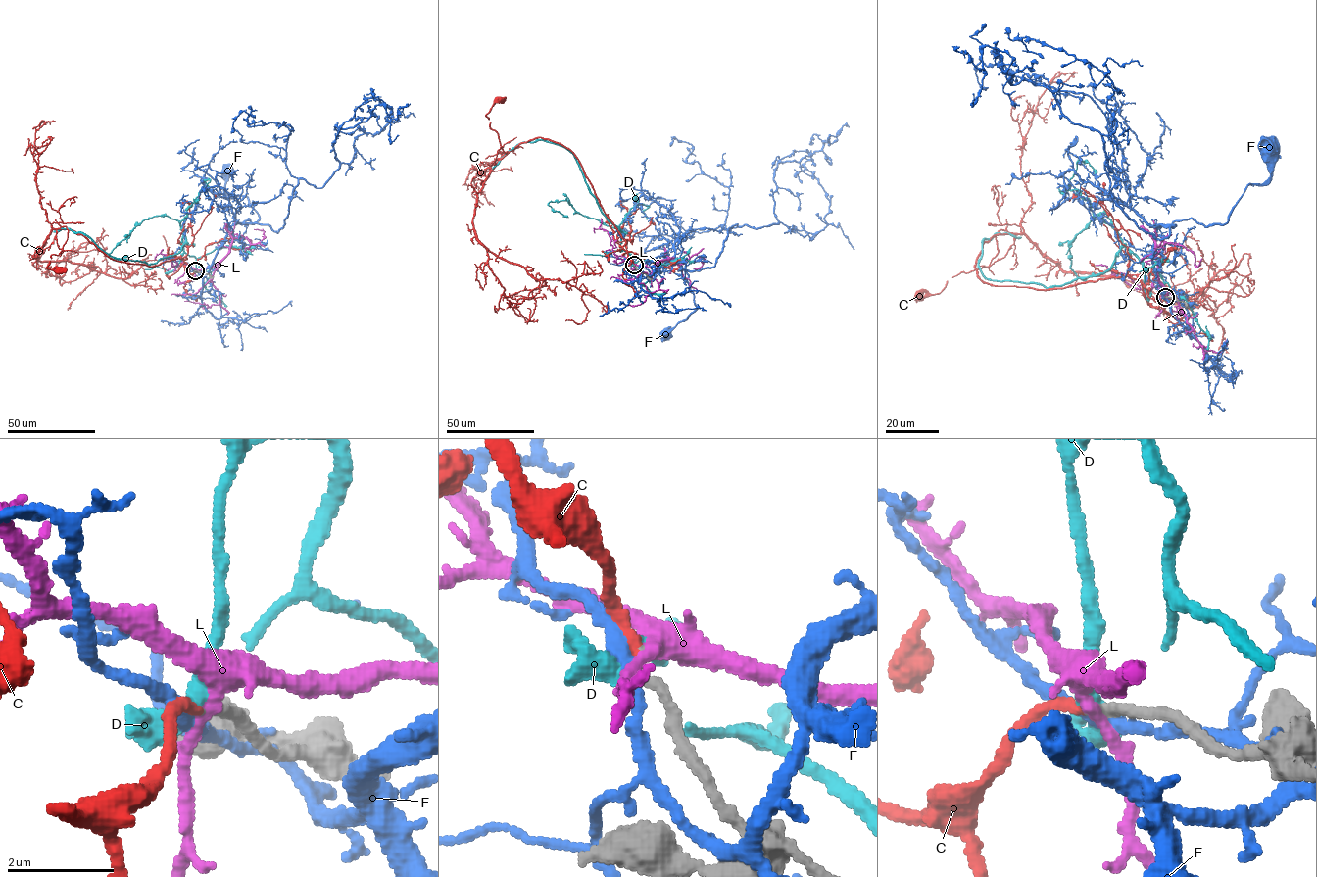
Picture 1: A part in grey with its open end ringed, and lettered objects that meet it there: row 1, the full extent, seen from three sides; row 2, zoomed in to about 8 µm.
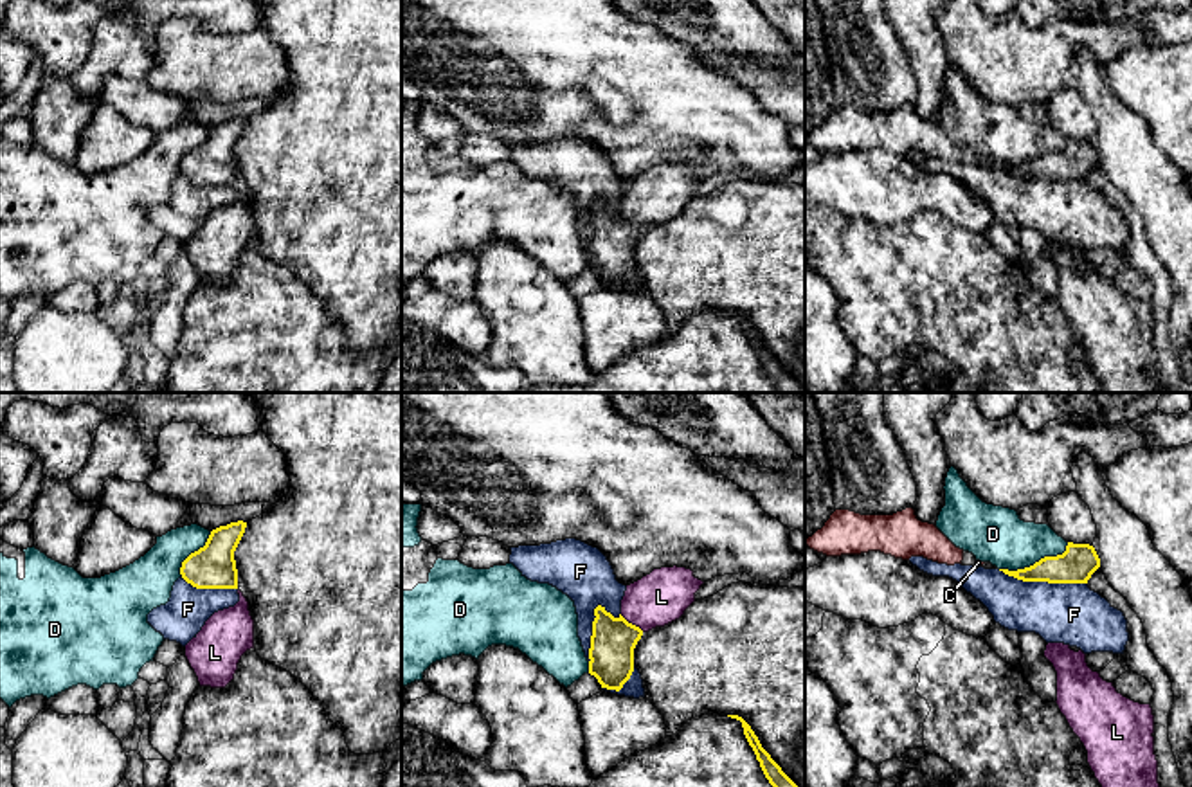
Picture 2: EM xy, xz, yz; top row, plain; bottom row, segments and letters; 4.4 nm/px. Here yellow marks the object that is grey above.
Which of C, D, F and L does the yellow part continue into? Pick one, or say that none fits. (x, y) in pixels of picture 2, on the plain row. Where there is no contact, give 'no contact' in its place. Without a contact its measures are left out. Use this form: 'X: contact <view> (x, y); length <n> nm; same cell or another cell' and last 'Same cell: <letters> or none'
C: no contact; same cell
D: contact yz (1036, 159); length 340 nm; another cell
F: contact yz (1043, 177); length 400 nm; another cell
L: contact xz (631, 220); length 130 nm; another cell
Same cell: C

